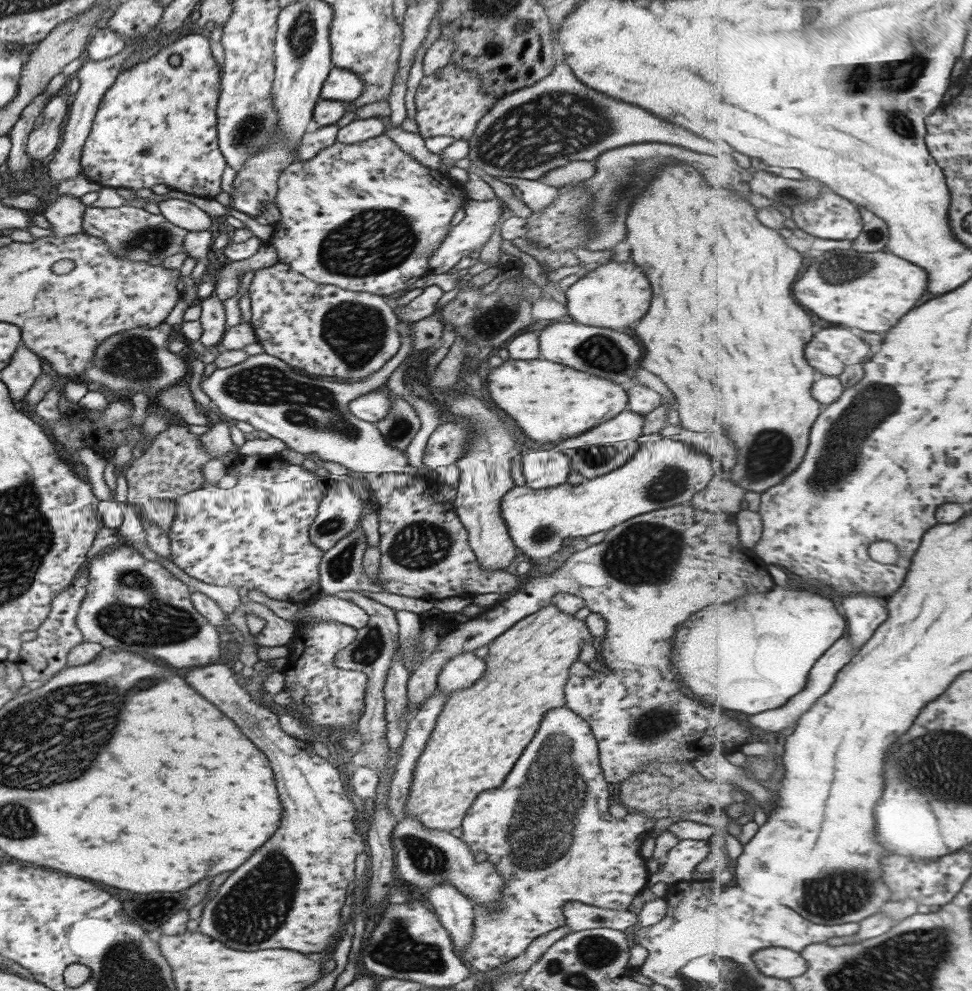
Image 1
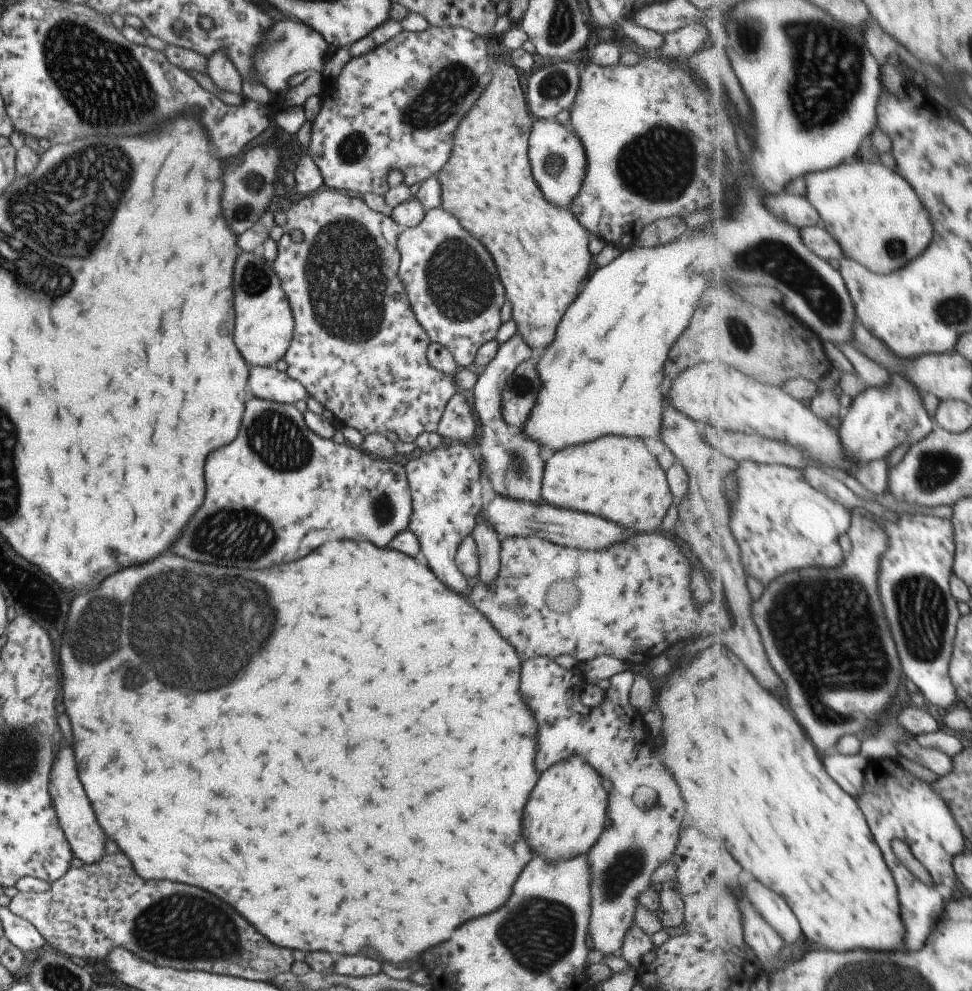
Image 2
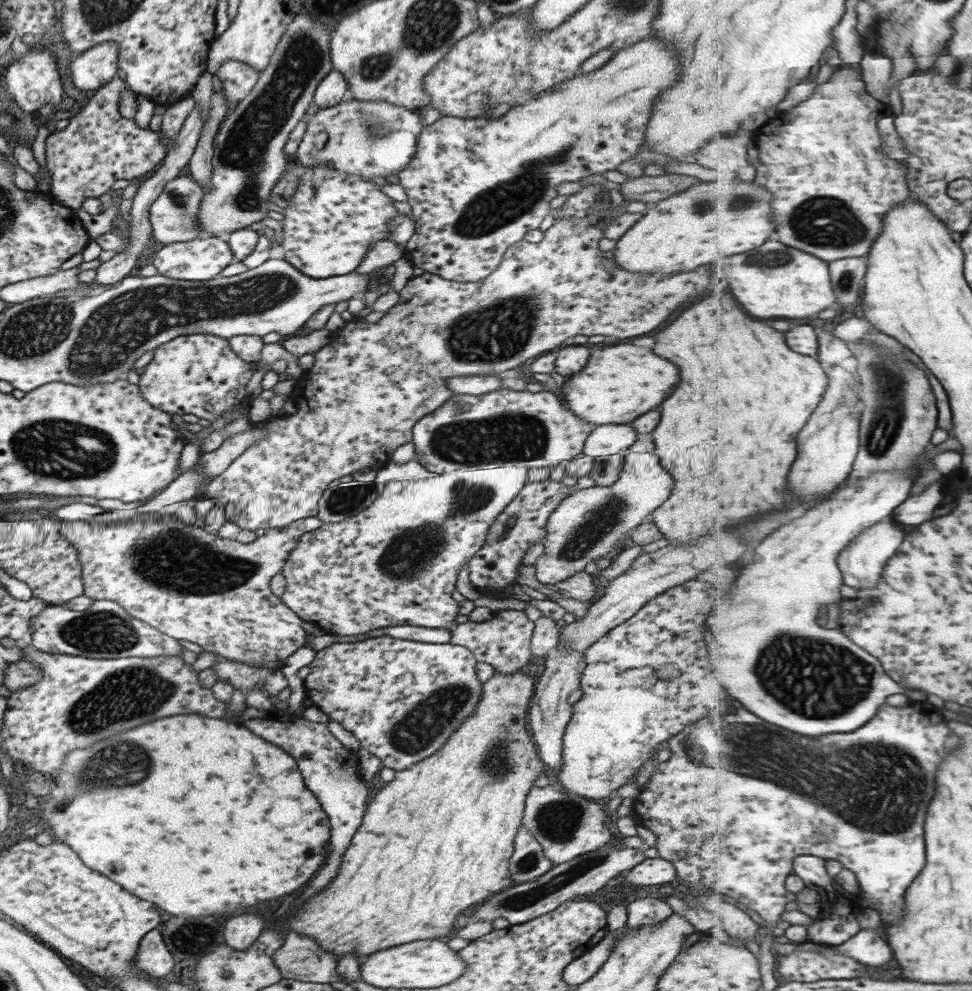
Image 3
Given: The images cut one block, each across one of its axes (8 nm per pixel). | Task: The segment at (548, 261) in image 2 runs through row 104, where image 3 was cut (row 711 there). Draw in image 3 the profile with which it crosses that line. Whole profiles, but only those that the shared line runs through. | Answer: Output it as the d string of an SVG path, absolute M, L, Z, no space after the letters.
M522 669L512 674L495 671L483 683L482 698L475 712L448 742L412 768L396 771L395 778L374 796L362 826L342 858L338 876L324 892L310 898L292 914L286 928L314 936L323 949L338 958L348 952L368 957L390 946L450 938L474 904L513 886L509 858L522 825L526 798L536 779L547 772L528 726L529 703L534 693L534 679Z

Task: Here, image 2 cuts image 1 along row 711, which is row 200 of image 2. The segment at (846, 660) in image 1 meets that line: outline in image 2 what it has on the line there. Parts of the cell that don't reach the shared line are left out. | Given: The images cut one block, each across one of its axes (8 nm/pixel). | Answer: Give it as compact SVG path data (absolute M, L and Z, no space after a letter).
M774 194L774 196L768 196L766 202L774 214L803 230L822 224L820 212L816 210L816 206L806 196L792 195L786 200L784 196L780 198L780 194Z

